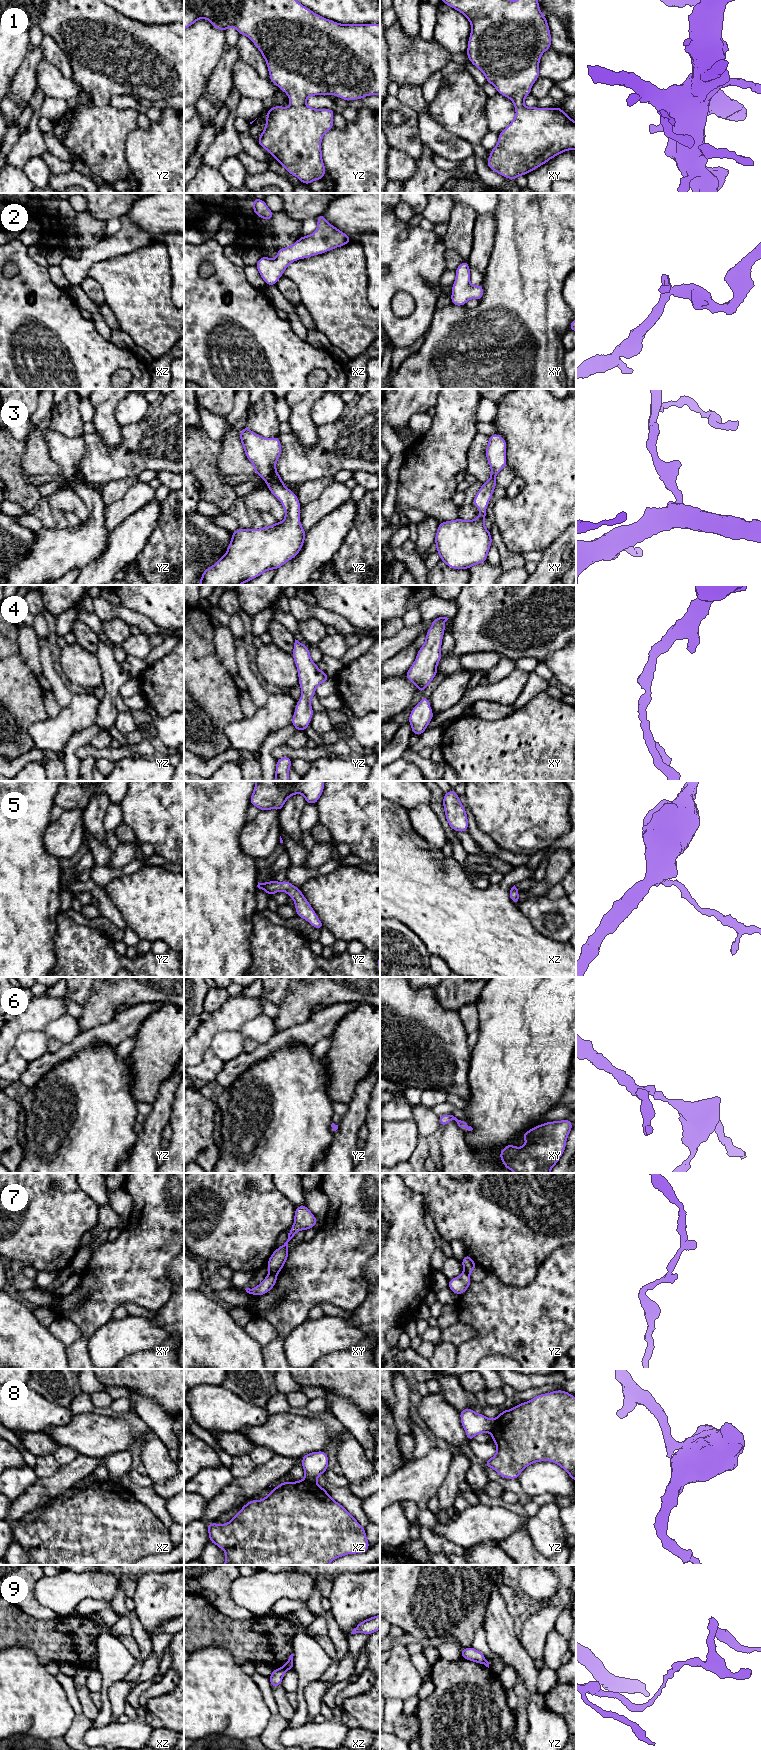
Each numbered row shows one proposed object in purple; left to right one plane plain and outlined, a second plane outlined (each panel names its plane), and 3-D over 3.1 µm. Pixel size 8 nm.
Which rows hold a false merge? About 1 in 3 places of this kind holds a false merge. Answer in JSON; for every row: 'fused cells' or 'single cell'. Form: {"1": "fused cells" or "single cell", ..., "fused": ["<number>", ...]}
{"1": "single cell", "2": "single cell", "3": "single cell", "4": "single cell", "5": "single cell", "6": "single cell", "7": "fused cells", "8": "fused cells", "9": "fused cells", "fused": ["7", "8", "9"]}

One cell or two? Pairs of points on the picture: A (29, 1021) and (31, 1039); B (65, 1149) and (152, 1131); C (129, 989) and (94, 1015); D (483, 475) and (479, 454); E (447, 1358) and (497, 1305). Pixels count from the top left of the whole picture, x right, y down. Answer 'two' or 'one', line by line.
A: two
B: two
C: one
D: one
E: two

